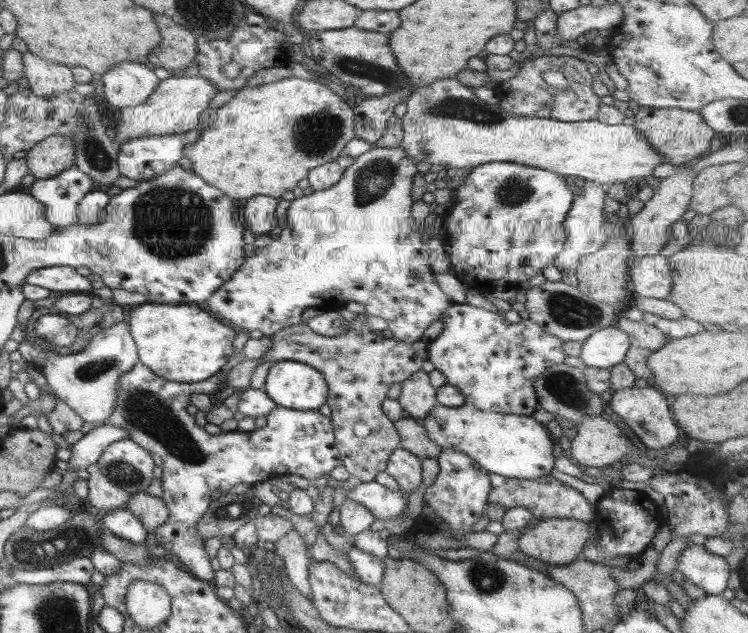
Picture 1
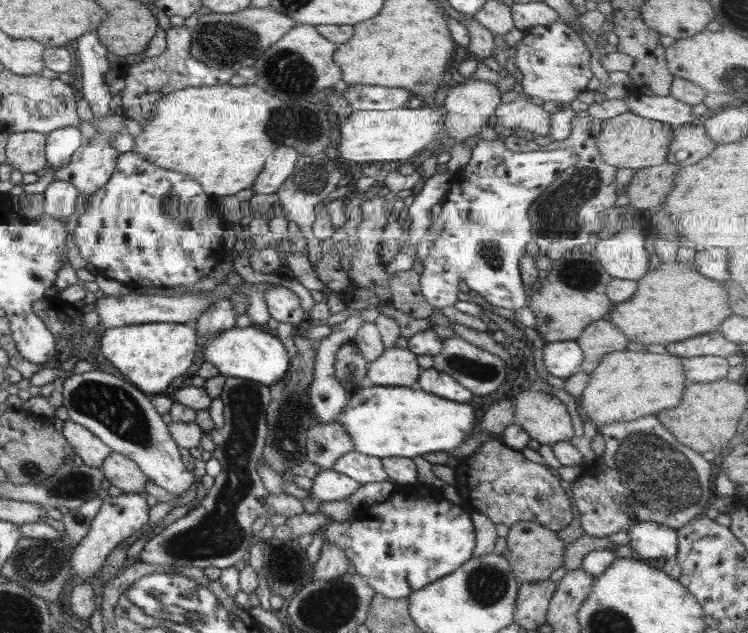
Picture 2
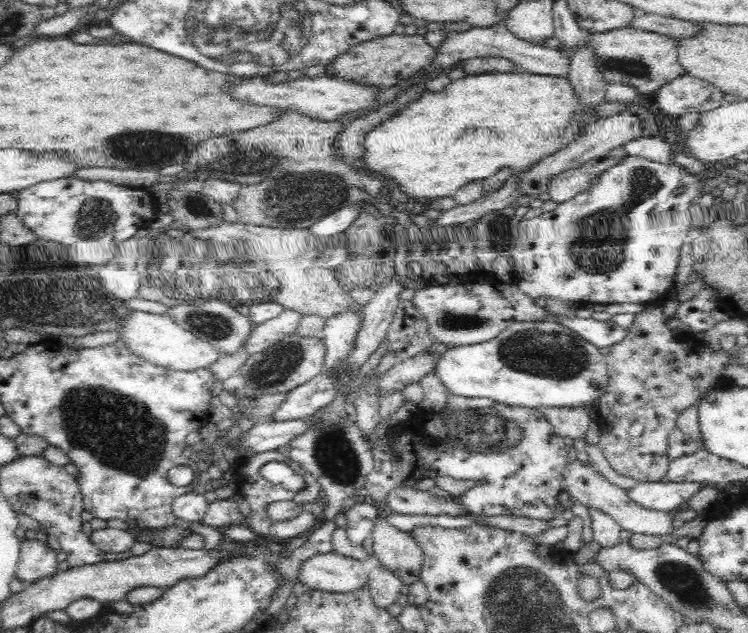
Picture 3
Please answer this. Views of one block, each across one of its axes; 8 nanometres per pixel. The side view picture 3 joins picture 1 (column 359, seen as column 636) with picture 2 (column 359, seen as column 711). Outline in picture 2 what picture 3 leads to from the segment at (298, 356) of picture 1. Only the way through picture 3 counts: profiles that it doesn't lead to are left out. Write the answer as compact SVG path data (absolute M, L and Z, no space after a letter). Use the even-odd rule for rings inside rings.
M342 344L335 353L335 380L347 391L352 393L355 388L361 389L365 384L367 362L361 356L355 344Z

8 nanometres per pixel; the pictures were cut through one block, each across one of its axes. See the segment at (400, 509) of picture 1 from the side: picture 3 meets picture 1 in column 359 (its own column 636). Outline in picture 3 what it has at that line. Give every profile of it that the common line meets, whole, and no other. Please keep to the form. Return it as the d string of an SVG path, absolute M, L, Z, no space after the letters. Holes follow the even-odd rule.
M639 482L635 486L632 486L630 490L626 491L626 495L630 498L630 501L634 501L635 504L638 504L642 508L651 509L654 511L668 513L671 510L678 509L679 506L684 502L689 502L692 494L696 494L696 490L700 490L700 488L704 488L704 486L700 483L696 482L686 482L686 483L674 483L674 482L658 482L658 483L650 483L650 482Z

